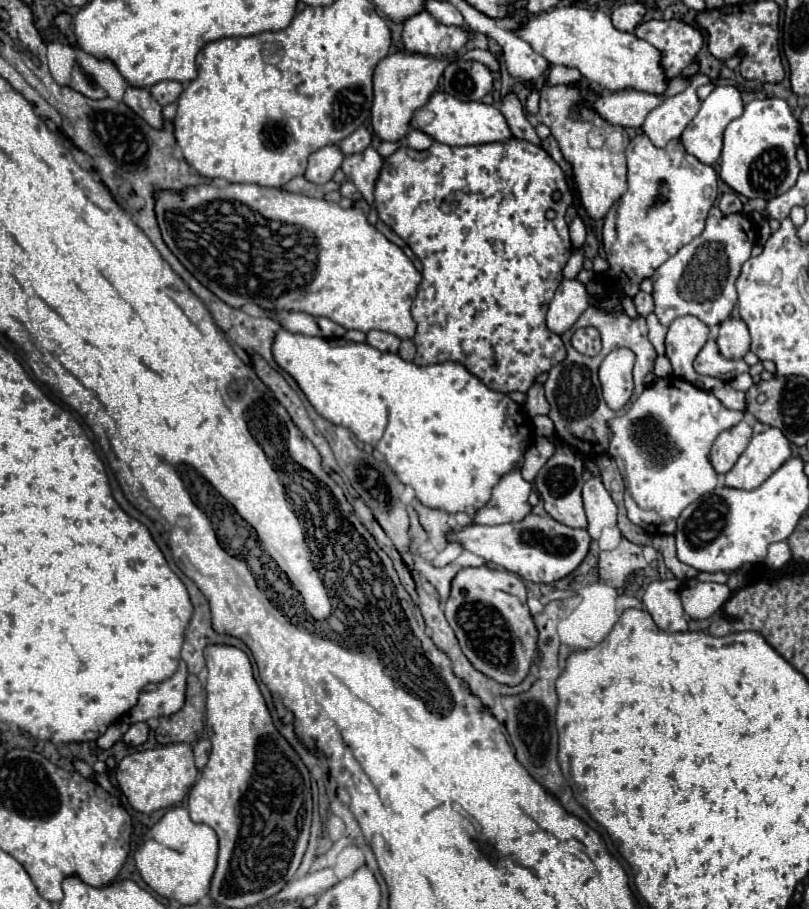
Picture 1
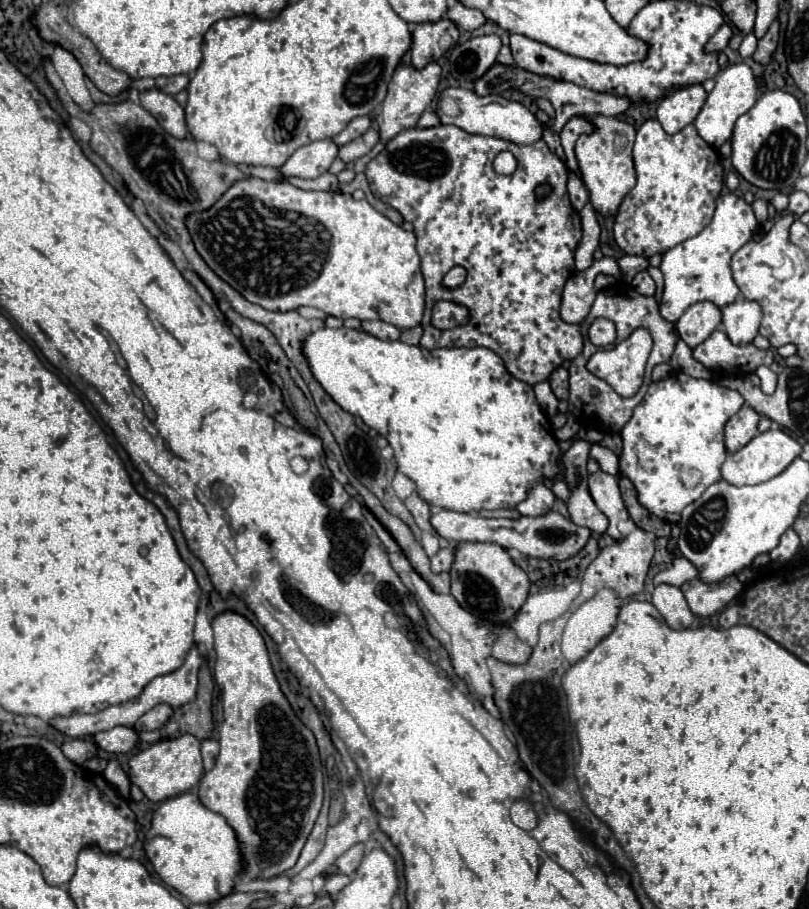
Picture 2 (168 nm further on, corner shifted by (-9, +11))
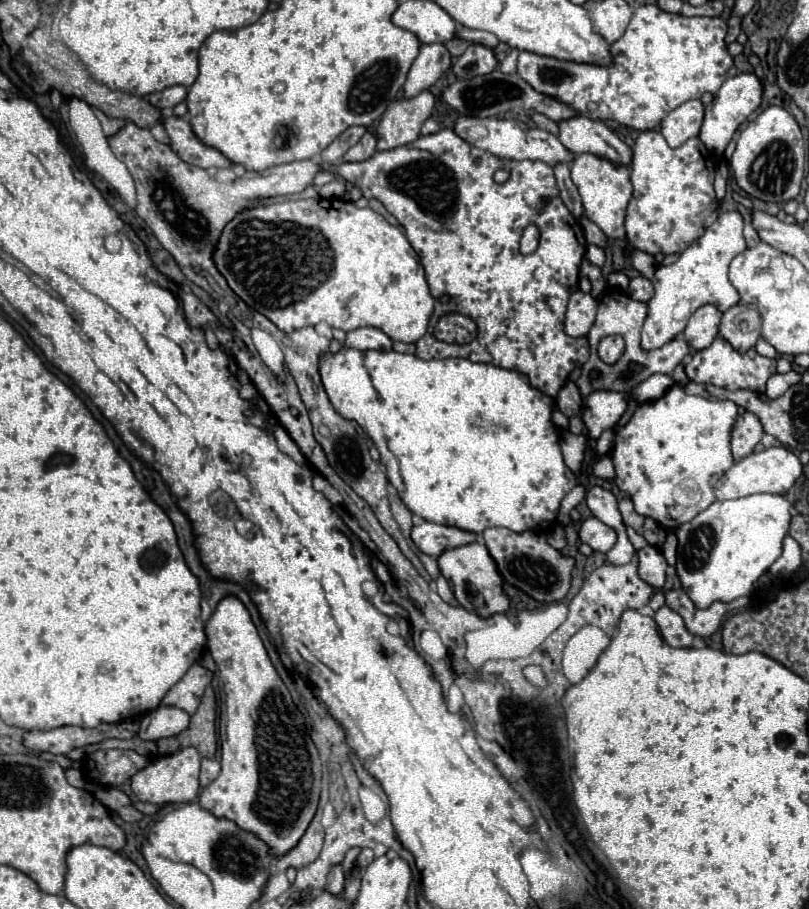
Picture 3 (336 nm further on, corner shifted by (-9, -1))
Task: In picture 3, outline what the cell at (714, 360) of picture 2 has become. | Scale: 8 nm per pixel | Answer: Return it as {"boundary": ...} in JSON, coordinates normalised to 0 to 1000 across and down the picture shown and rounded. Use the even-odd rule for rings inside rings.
{"boundary":[[[884,373],[879,377],[879,382],[857,388],[854,397],[847,402],[847,410],[854,419],[862,419],[862,421],[879,421],[884,426],[896,426],[896,428],[904,428],[904,430],[926,428],[926,430],[933,430],[933,432],[946,432],[948,417],[956,410],[960,410],[958,402],[960,402],[960,395],[956,399],[956,395],[941,393],[933,384],[926,384],[923,388],[913,388],[904,382],[901,375]]]}

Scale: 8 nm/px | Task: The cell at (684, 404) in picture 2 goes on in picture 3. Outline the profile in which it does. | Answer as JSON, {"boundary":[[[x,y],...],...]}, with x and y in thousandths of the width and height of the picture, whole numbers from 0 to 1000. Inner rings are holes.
{"boundary":[[[832,424],[815,441],[787,446],[775,468],[763,472],[763,483],[755,503],[749,501],[738,507],[733,520],[739,526],[760,528],[768,540],[778,542],[787,564],[810,571],[817,580],[829,580],[832,575],[834,578],[849,575],[884,551],[881,545],[884,529],[909,509],[901,492],[901,479],[909,461],[911,461],[911,446],[906,441],[876,441],[869,437],[847,435],[844,426]]]}

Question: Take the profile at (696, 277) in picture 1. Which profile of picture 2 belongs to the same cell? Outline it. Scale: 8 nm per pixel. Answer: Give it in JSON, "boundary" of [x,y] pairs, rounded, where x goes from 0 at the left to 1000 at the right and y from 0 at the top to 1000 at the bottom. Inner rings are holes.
{"boundary":[[[899,212],[886,219],[886,230],[879,245],[859,261],[839,267],[837,272],[820,278],[817,298],[822,303],[822,318],[815,344],[824,353],[837,353],[857,333],[879,331],[889,340],[909,331],[913,325],[913,316],[909,314],[904,300],[904,283],[913,276],[923,265],[931,263],[933,254],[938,252],[938,243],[926,223],[916,217]]]}

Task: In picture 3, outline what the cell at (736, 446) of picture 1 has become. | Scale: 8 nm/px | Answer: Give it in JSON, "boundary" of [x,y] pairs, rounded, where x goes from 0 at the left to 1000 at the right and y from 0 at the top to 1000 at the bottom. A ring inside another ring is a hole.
{"boundary":[[[926,452],[916,454],[904,474],[904,494],[906,494],[909,507],[916,507],[918,503],[923,503],[923,498],[933,494],[941,481],[943,481],[943,468],[938,459],[933,459],[933,454],[926,454]]]}

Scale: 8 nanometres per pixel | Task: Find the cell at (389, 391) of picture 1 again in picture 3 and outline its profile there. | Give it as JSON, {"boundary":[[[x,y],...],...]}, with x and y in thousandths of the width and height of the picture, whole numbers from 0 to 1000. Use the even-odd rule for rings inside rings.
{"boundary":[[[422,382],[422,386],[417,391],[409,391],[409,388],[399,391],[394,408],[397,408],[399,426],[402,426],[409,443],[414,446],[414,450],[424,459],[436,461],[444,468],[449,468],[449,459],[464,459],[471,465],[473,479],[478,483],[478,492],[493,507],[493,518],[496,518],[496,527],[498,527],[498,536],[493,538],[493,547],[508,564],[513,564],[513,567],[518,567],[528,573],[565,580],[565,582],[582,584],[582,586],[597,586],[597,582],[604,582],[604,580],[627,580],[637,586],[676,584],[689,573],[693,549],[713,534],[713,525],[706,520],[706,527],[703,527],[703,523],[701,523],[703,516],[696,509],[696,501],[693,501],[693,492],[691,492],[691,476],[689,476],[689,470],[681,463],[681,454],[686,452],[686,439],[676,437],[674,432],[666,432],[666,428],[656,426],[651,415],[646,415],[646,410],[619,406],[619,404],[602,402],[602,399],[582,399],[577,395],[523,397],[523,395],[518,395],[513,391],[506,391],[506,388],[441,386],[441,384],[429,384],[429,382]],[[483,470],[496,474],[493,485],[481,483],[481,479],[476,476],[476,472],[483,472]]]}

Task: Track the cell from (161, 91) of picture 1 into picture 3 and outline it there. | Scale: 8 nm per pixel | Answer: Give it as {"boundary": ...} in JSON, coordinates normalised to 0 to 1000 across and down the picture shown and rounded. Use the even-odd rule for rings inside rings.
{"boundary":[[[214,94],[214,96],[206,96],[201,100],[187,102],[184,105],[184,113],[192,116],[194,120],[211,120],[219,113],[229,111],[229,107],[231,107],[231,98],[224,96],[224,94]]]}

